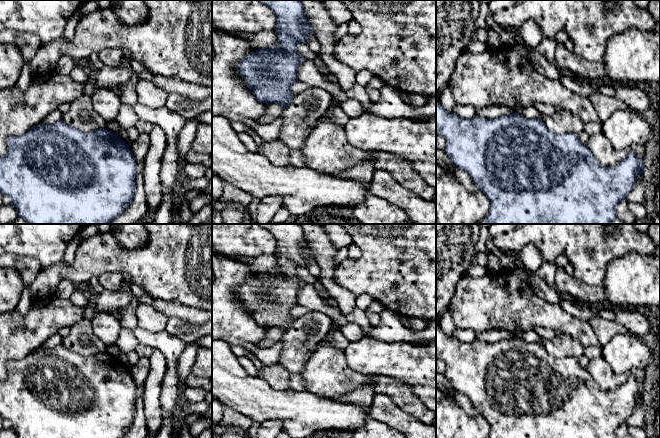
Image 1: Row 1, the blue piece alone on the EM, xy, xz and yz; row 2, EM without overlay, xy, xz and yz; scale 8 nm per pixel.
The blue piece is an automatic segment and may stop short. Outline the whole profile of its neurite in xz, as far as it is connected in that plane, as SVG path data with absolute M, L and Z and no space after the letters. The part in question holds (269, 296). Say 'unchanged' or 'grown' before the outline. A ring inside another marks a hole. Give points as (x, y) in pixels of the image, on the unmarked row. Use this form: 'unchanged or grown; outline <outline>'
unchanged; outline M300 224L259 225L276 240L274 255L280 269L247 278L237 289L238 299L245 304L257 324L268 329L280 327L285 332L295 321L290 311L298 305L298 291L306 284L297 276L297 268L307 268L306 257L314 258L314 254Z

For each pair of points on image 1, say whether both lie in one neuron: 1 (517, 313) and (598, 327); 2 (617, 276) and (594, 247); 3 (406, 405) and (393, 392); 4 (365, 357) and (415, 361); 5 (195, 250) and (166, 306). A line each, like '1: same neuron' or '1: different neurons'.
1: different neurons
2: different neurons
3: same neuron
4: same neuron
5: different neurons

